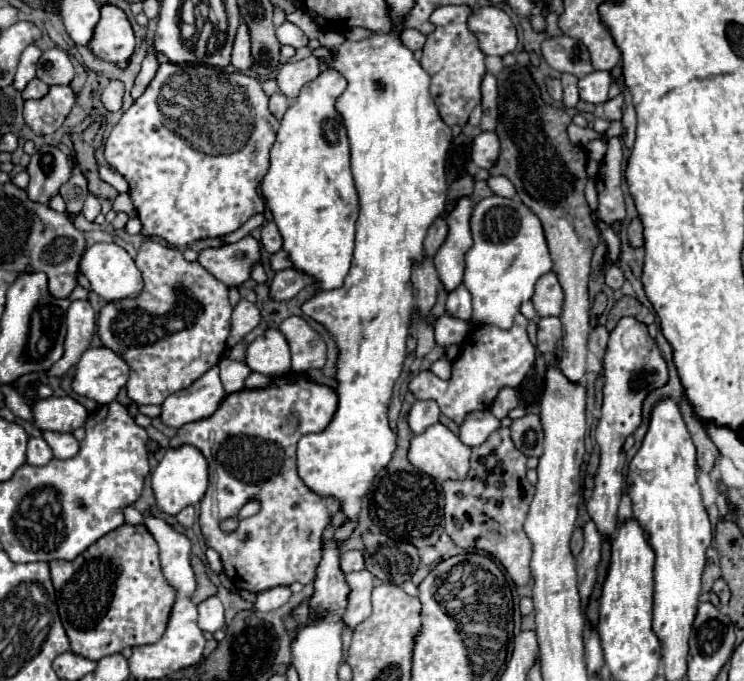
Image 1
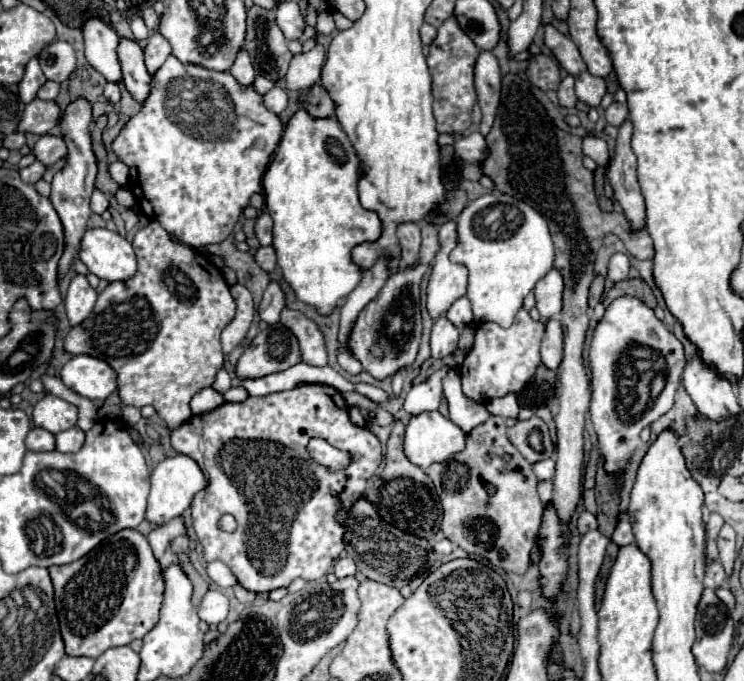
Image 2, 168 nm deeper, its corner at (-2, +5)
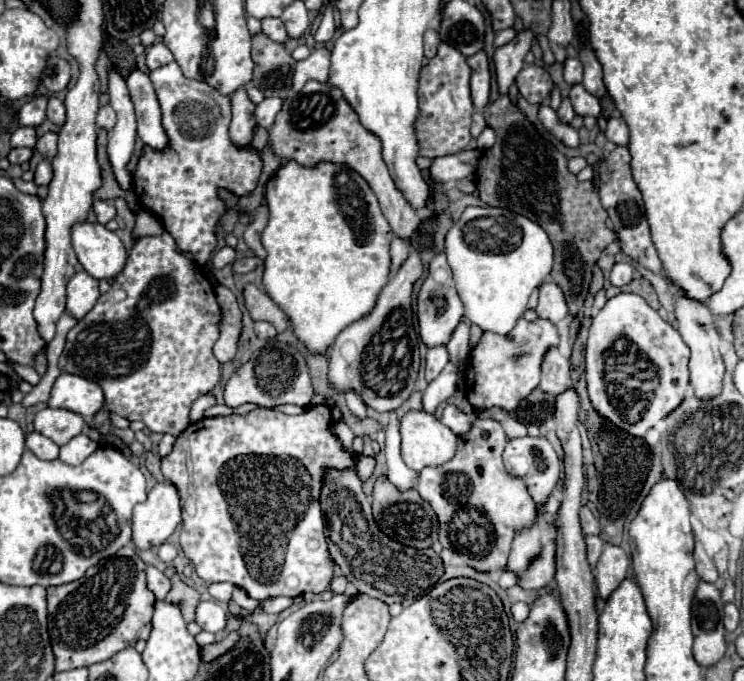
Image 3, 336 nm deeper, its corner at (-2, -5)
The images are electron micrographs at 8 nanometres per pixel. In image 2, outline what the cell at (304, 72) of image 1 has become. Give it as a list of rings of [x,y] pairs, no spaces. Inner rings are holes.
[[[316,43],[316,47],[308,53],[294,55],[294,59],[290,61],[290,69],[286,73],[286,89],[300,91],[314,85],[320,79],[324,57],[326,51],[320,43]]]

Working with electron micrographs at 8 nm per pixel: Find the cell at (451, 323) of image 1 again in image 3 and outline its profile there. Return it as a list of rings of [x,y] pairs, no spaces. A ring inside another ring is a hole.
[[[430,347],[426,353],[426,379],[432,381],[440,375],[440,371],[446,367],[446,363],[450,361],[446,347]]]

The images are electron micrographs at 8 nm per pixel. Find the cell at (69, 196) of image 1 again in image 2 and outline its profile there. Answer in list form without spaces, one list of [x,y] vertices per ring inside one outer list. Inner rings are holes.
[[[78,97],[72,101],[60,119],[60,129],[62,129],[62,139],[68,147],[66,153],[66,165],[54,175],[52,179],[52,191],[50,191],[50,201],[62,221],[64,229],[64,253],[58,261],[58,283],[64,279],[64,275],[70,271],[76,249],[80,245],[82,233],[86,231],[86,223],[90,217],[90,195],[94,191],[94,179],[96,179],[96,157],[92,151],[92,141],[90,141],[90,123],[92,123],[92,105],[84,99]]]

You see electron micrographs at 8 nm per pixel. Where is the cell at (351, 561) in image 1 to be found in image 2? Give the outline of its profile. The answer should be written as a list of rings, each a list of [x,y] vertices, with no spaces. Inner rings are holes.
[[[340,557],[334,561],[334,575],[338,579],[342,577],[348,577],[348,575],[354,575],[356,573],[356,565],[354,565],[354,559],[352,557]]]

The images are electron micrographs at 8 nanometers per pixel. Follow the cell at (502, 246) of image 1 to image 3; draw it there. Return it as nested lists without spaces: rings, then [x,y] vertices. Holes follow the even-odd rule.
[[[466,207],[446,235],[448,265],[464,301],[464,317],[482,331],[506,335],[526,311],[528,297],[548,281],[552,271],[552,245],[546,231],[510,209]]]

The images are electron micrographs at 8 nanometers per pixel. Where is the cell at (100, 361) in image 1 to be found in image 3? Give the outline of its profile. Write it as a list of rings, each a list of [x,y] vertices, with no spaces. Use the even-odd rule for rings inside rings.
[[[62,373],[52,387],[48,405],[80,413],[84,419],[92,419],[104,405],[102,387],[90,379],[82,379],[80,375]]]

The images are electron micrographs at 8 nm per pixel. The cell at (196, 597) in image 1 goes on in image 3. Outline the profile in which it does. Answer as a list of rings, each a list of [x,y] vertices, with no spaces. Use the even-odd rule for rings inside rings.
[[[168,567],[164,573],[166,573],[166,575],[170,577],[170,581],[172,581],[172,589],[170,589],[166,601],[172,601],[172,603],[176,603],[176,605],[182,609],[182,615],[184,615],[186,623],[194,621],[194,611],[196,611],[196,607],[198,607],[198,603],[200,603],[200,593],[198,593],[196,589],[188,587],[188,585],[178,577],[178,573],[176,573],[174,567]]]

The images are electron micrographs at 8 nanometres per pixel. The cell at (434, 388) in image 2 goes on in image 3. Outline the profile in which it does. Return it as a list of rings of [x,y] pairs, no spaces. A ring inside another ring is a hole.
[[[448,363],[442,373],[426,387],[422,395],[422,409],[426,413],[436,413],[436,407],[452,397],[458,389],[458,369],[454,363]]]

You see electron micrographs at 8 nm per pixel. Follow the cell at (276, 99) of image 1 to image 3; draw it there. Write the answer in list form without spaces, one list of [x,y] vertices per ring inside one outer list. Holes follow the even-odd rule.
[[[270,97],[270,99],[264,99],[258,107],[256,107],[256,121],[260,127],[264,129],[270,129],[274,125],[274,119],[278,115],[278,111],[282,109],[282,101],[278,97]]]

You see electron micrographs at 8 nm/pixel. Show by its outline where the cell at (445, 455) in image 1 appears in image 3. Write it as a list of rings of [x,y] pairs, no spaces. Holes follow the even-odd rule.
[[[408,411],[400,419],[400,433],[402,433],[402,459],[416,473],[420,473],[424,467],[442,465],[450,461],[456,453],[458,437],[444,423],[440,423],[434,415],[426,411]]]

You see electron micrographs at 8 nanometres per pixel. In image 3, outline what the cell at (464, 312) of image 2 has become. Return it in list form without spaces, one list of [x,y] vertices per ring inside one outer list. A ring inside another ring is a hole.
[[[460,321],[458,327],[454,329],[448,345],[446,345],[448,355],[450,355],[450,361],[458,365],[460,373],[464,371],[462,361],[468,357],[468,351],[470,351],[470,347],[468,347],[468,337],[470,337],[470,325],[468,325],[466,321]]]

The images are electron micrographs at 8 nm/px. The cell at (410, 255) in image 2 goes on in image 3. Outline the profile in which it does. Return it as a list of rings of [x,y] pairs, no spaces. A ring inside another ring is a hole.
[[[318,81],[306,83],[300,93],[294,93],[284,101],[282,111],[276,115],[276,121],[268,133],[268,139],[278,157],[296,159],[300,165],[306,167],[312,167],[318,161],[346,163],[368,181],[396,237],[410,241],[410,237],[418,229],[420,219],[416,211],[406,203],[404,195],[396,189],[386,169],[386,163],[382,161],[380,139],[360,125],[356,113],[344,101],[340,89],[334,89],[328,83]]]

